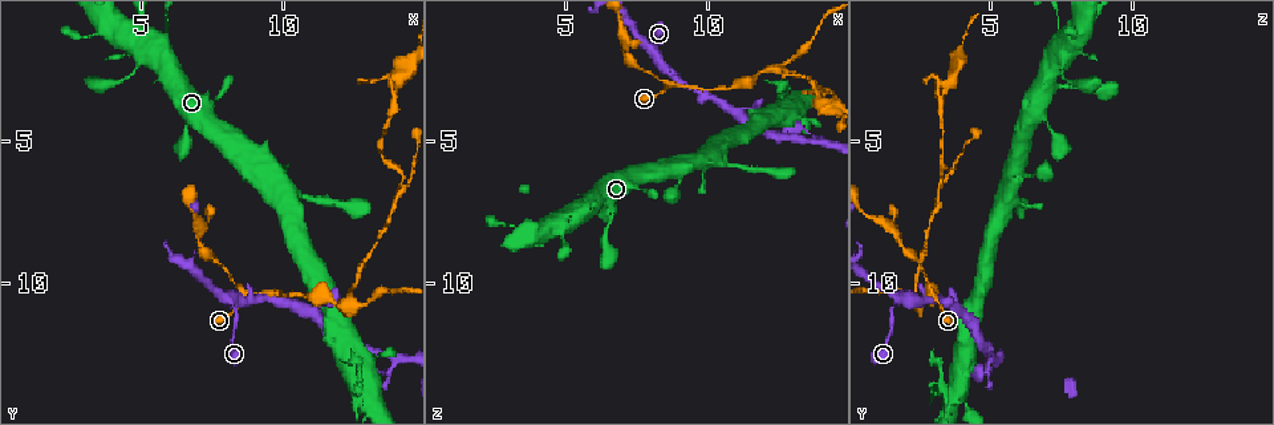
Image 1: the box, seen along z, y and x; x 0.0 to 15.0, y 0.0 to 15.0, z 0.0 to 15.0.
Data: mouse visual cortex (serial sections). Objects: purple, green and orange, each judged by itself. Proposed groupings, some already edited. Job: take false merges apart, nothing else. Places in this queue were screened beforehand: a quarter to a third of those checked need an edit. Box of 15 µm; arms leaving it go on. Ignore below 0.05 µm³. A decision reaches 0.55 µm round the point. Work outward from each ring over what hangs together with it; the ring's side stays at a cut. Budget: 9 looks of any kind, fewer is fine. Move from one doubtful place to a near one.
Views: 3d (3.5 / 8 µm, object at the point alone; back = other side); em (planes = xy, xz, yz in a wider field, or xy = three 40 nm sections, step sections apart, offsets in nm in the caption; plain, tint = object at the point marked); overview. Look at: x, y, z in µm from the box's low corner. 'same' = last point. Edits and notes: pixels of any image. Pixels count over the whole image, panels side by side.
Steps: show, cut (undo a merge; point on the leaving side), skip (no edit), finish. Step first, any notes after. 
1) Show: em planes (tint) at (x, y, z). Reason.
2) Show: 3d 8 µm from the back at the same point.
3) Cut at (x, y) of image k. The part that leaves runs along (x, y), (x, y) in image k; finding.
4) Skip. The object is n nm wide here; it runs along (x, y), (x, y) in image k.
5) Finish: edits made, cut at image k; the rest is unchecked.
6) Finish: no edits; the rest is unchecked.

Show: 3d 3.5 µm at (11.1, 11.0, 4.0). A fork.

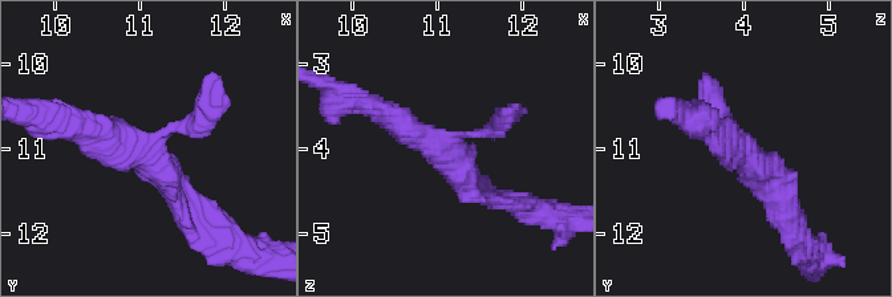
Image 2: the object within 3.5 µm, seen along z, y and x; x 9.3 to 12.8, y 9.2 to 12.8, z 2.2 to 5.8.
Show: em xy step 5 (tint) at (11.05, 11.05, 4.00).

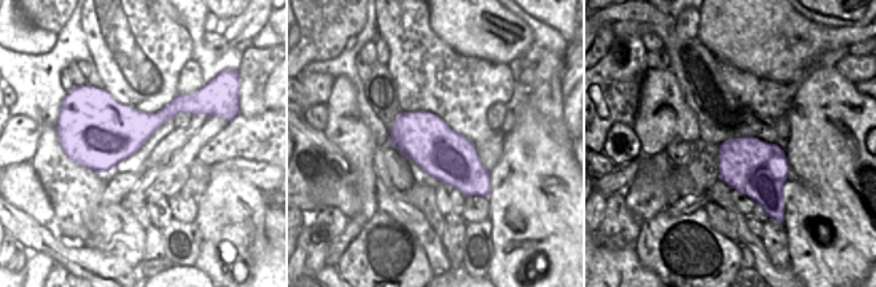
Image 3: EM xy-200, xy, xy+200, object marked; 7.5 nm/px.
Skip. It runs along (365, 106), (438, 146), (479, 191) in image 2; all the same cell.

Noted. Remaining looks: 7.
Show: 3d 3.5 µm from the back at (8.7, 10.5, 3.0).

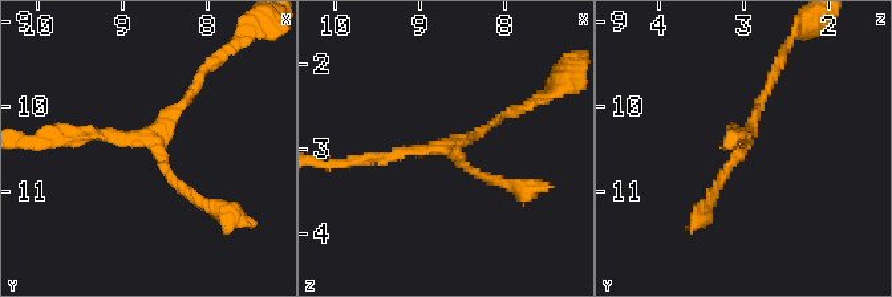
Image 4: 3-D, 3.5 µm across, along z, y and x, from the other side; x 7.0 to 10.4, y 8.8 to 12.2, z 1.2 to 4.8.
Show: em planes (tint) at (8.60, 10.45, 3.00).

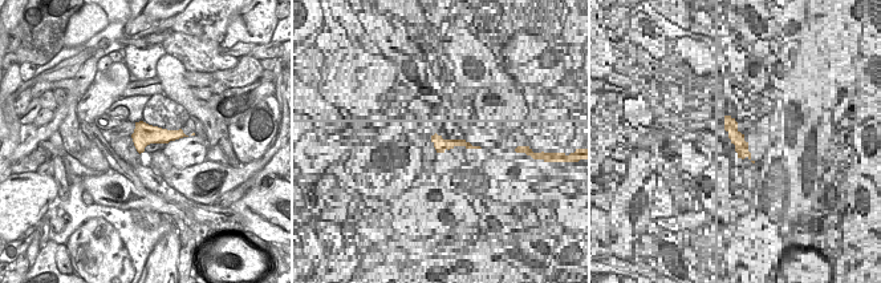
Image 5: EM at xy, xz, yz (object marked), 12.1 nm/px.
Skip. It runs along (205, 204), (171, 179), (148, 135), (69, 135) in image 4; all the same cell.

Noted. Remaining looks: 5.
Show: 3d 3.5 µm at (12.3, 10.7, 2.4). A narrow waist.

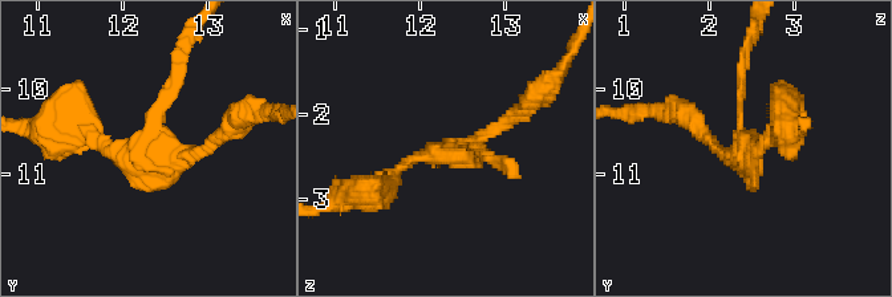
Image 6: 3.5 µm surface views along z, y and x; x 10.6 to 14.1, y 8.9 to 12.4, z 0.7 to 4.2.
Show: em xy step 1 (tint) at (12.40, 10.70, 2.45). 3 arms meet here; the arms are 150, 150, 250 nm wide.

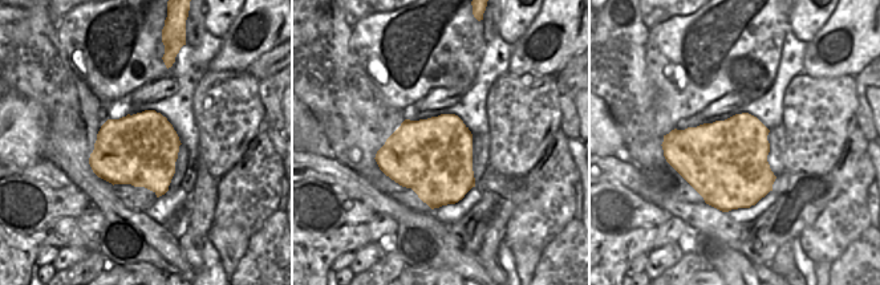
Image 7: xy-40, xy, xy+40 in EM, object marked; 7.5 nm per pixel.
Cut at (175, 81) of image 6. Two cells meet here.

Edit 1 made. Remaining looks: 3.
Show: 3d 3.5 µm from the back at (14.0, 12.6, 5.0). Branch point.

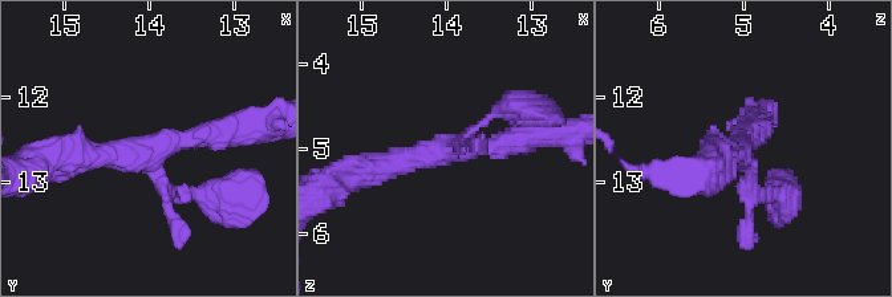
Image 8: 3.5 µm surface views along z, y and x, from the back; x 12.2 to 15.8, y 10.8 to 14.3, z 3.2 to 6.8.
Show: em xy step 2 (tint) at (13.95, 12.70, 5.05). Shape alone is not enough.

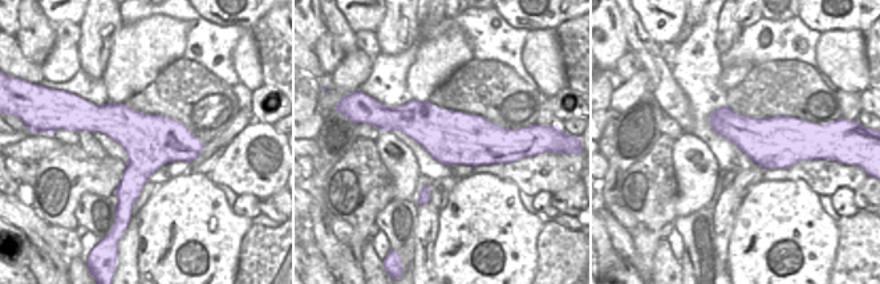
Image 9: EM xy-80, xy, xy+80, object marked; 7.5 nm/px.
Skip. Continuous, no second cell.

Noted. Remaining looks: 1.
Finish: edits made, cut at image 6; the rest is unchecked.

